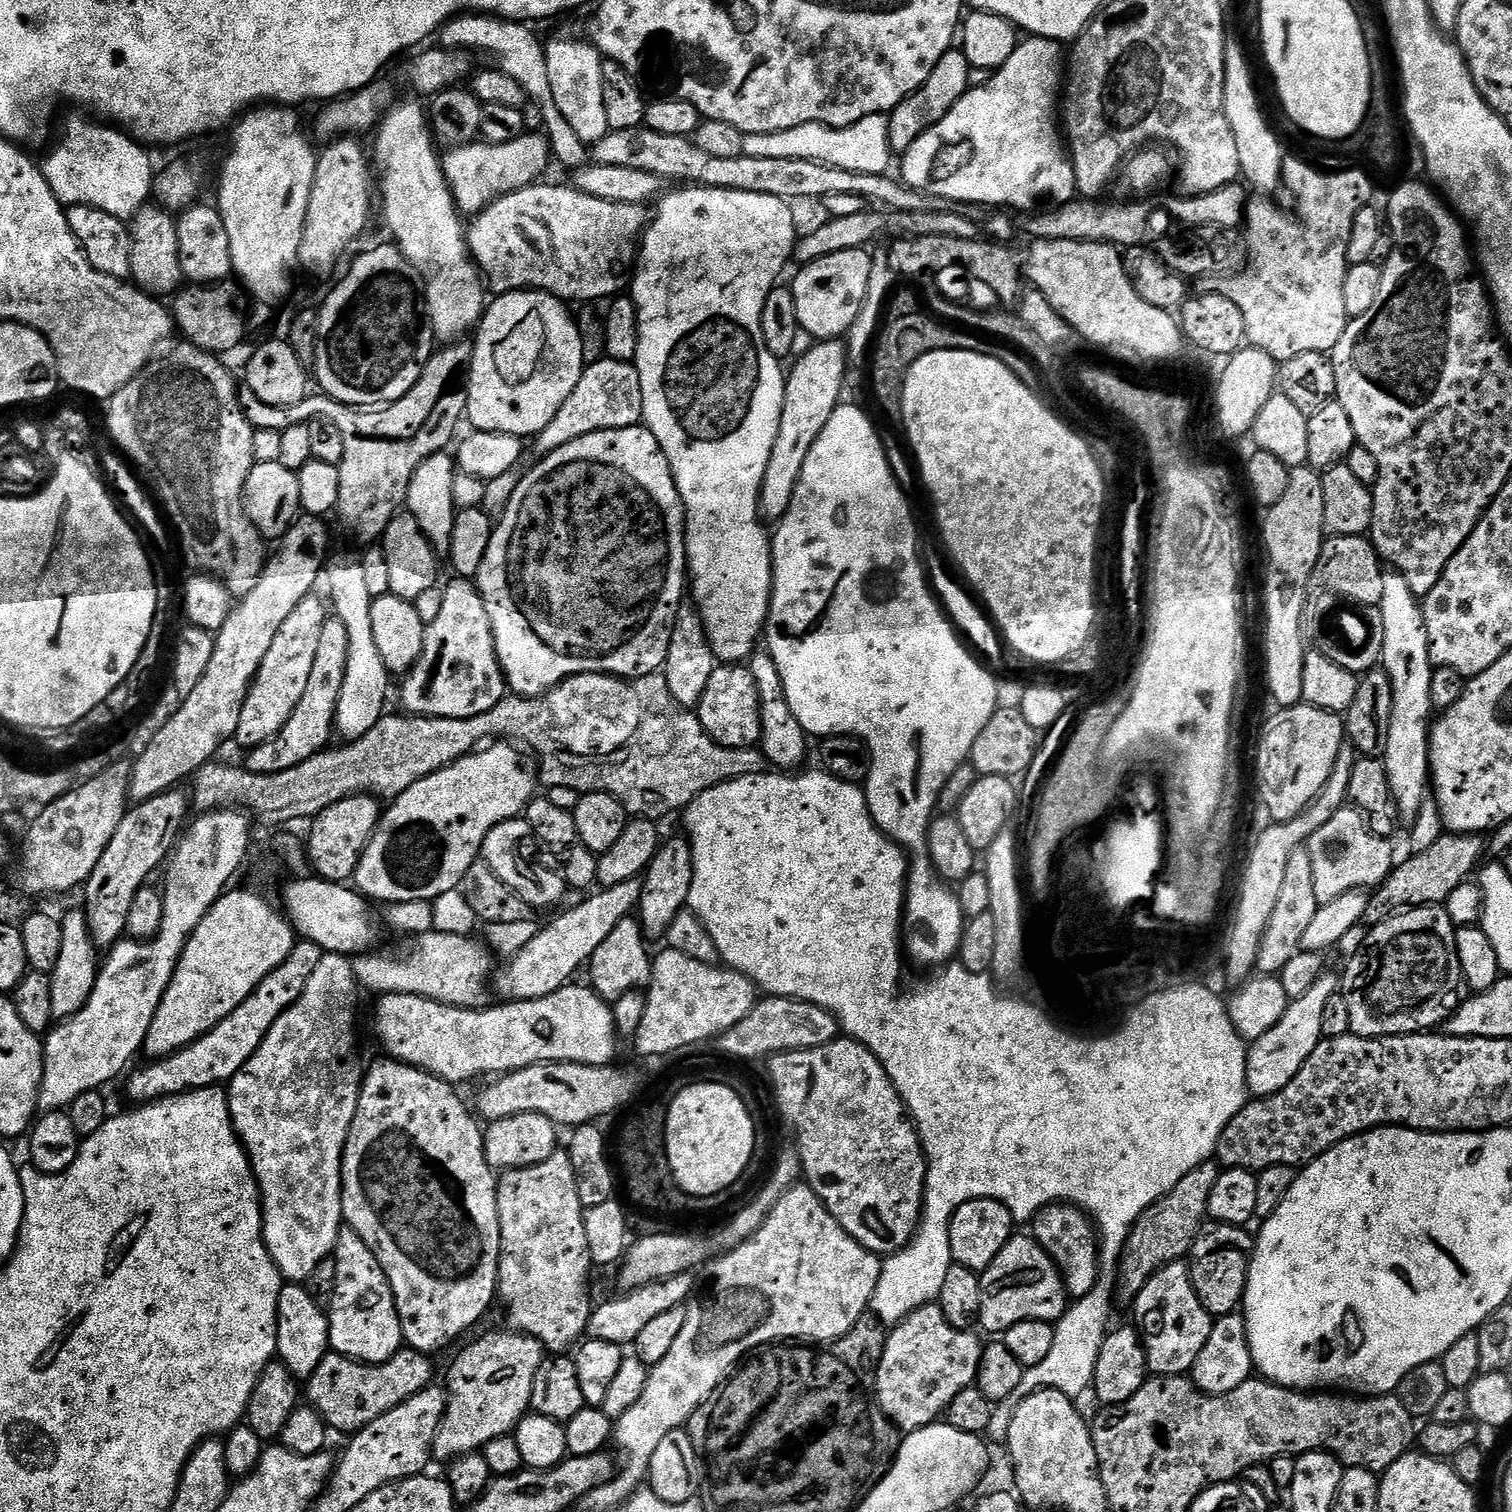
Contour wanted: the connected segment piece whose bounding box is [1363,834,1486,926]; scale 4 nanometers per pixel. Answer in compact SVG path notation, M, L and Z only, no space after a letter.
M1442 834L1434 846L1429 846L1427 850L1421 852L1412 852L1404 861L1397 863L1392 872L1382 883L1369 895L1368 905L1364 914L1363 923L1371 926L1381 924L1383 920L1390 919L1391 916L1397 915L1410 908L1422 908L1425 906L1440 906L1450 898L1458 886L1462 886L1471 876L1481 867L1480 859L1486 856L1486 840L1480 834Z

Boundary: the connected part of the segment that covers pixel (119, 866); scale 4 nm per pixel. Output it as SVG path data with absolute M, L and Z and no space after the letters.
M173 790L133 803L122 822L118 822L118 830L114 830L114 838L110 838L110 846L106 846L106 854L102 854L98 866L94 866L94 874L90 874L82 888L85 892L82 910L88 915L90 934L97 949L110 950L125 939L126 917L130 914L134 894L149 883L148 875L169 859L189 819L188 808L190 812L189 797L185 793L183 796L180 790Z

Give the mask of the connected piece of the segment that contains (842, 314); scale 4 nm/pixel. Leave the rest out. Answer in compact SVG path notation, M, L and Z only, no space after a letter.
M863 248L842 250L838 254L830 254L826 258L818 258L814 262L803 265L799 269L796 281L790 284L794 294L794 306L798 306L798 322L805 333L813 337L813 341L840 340L844 335L851 333L852 325L861 319L864 308L864 299L868 296L868 287L872 284L872 260L869 253Z

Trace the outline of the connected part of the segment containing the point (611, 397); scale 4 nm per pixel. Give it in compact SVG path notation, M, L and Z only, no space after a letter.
M601 358L593 360L578 378L578 386L562 402L558 414L535 437L534 443L540 454L547 454L582 438L602 430L634 428L643 421L642 378L638 378L635 363L627 360Z

